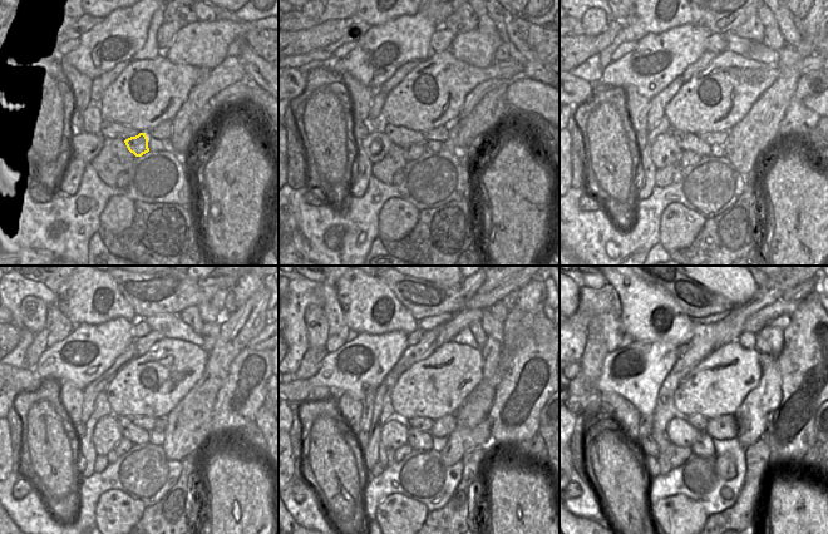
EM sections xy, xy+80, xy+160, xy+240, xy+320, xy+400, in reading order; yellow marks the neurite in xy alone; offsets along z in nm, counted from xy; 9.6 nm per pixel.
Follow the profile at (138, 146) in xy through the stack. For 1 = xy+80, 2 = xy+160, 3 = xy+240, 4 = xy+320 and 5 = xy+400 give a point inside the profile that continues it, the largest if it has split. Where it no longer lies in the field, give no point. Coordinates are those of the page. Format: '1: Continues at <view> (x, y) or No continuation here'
1: Continues at xy+80 (412, 152)
2: Continues at xy+160 (688, 157)
3: Continues at xy+240 (124, 444)
4: Continues at xy+320 (400, 453)
5: Continues at xy+400 (678, 455)

